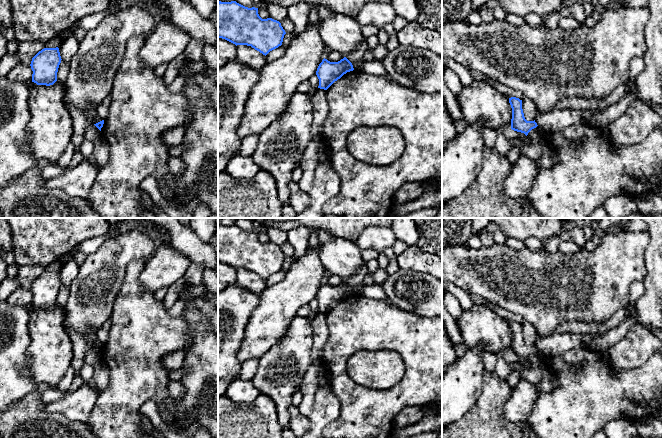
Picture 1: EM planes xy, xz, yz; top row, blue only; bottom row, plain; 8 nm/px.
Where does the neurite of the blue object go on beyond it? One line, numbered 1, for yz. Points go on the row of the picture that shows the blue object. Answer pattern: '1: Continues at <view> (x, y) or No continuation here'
1: No continuation here

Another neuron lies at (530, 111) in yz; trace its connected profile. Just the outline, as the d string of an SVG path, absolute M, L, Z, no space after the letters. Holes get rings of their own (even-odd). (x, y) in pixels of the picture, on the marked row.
M524 96L522 99L522 109L527 121L534 121L536 119L538 110L533 100Z

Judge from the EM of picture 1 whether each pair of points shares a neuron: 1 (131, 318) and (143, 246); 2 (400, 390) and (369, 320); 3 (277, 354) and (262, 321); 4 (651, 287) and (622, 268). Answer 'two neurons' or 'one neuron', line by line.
1: two neurons
2: one neuron
3: two neurons
4: two neurons

